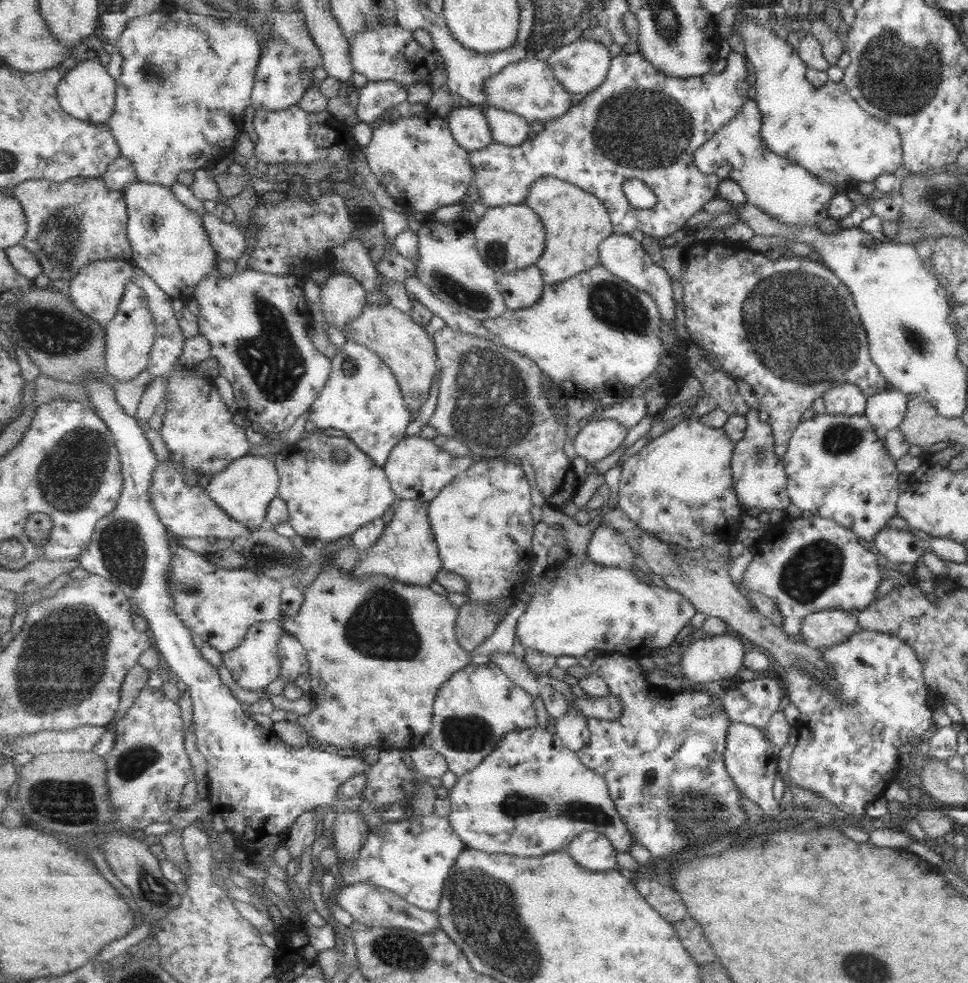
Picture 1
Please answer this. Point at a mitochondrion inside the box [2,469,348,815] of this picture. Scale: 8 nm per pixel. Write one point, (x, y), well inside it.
(66, 650)

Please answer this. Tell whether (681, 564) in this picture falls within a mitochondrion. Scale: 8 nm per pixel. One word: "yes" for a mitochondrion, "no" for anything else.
yes

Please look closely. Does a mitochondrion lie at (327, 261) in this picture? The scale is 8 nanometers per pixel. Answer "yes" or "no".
no

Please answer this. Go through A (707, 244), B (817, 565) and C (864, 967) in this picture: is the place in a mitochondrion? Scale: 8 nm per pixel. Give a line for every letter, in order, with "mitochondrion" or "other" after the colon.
A: other
B: mitochondrion
C: mitochondrion

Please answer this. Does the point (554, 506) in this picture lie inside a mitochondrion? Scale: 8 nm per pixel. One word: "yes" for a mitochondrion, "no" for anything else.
no

